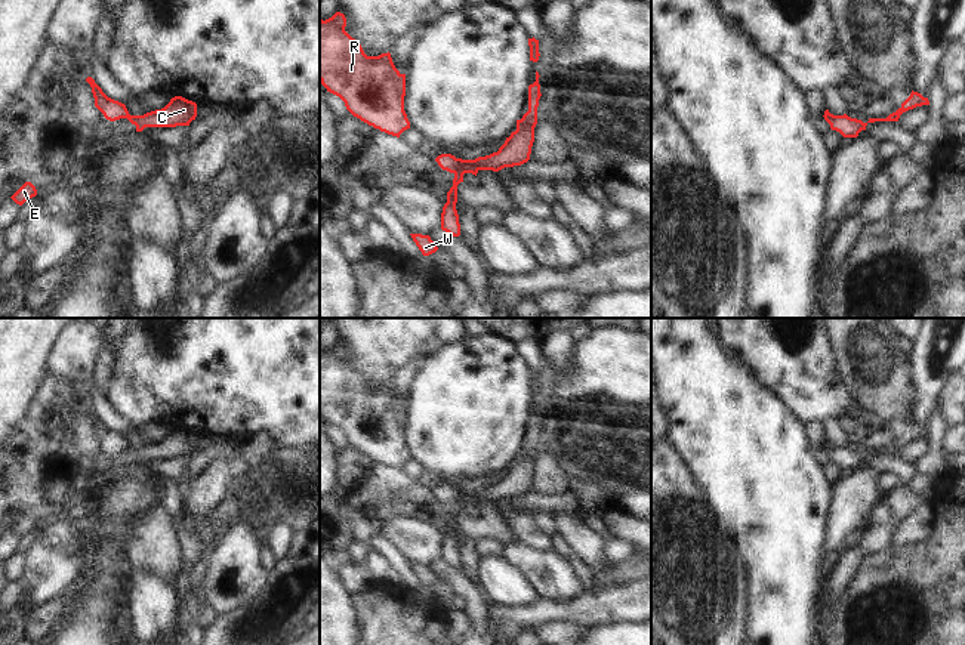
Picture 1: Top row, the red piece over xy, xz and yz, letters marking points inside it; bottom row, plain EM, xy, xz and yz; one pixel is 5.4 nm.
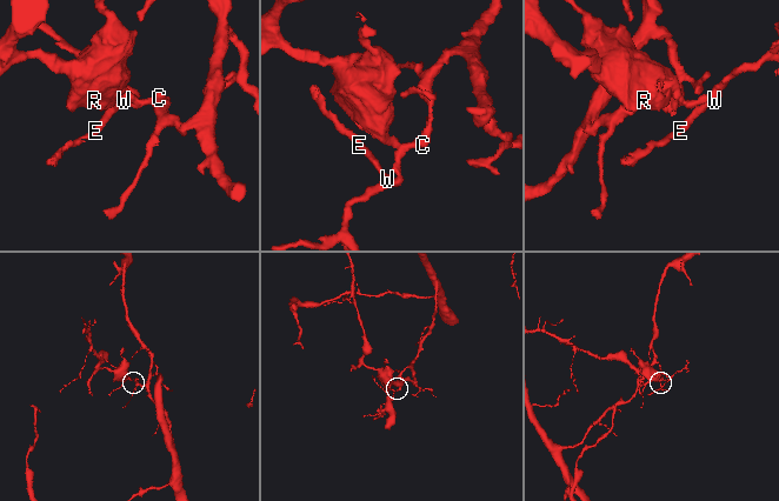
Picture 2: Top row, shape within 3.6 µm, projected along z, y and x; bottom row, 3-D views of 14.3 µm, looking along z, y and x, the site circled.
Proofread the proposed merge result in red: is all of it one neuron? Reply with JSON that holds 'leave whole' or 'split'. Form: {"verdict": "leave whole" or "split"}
{"verdict": "split"}

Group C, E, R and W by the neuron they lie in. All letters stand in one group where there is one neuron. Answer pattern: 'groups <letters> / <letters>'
groups C E W / R

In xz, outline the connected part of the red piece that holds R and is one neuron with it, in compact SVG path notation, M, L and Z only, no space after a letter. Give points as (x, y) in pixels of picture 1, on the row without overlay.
M336 343L332 349L320 351L320 413L327 423L339 428L346 441L361 453L400 469L410 460L404 442L406 405L401 405L391 389L391 385L367 388L361 376L346 362L346 349Z

